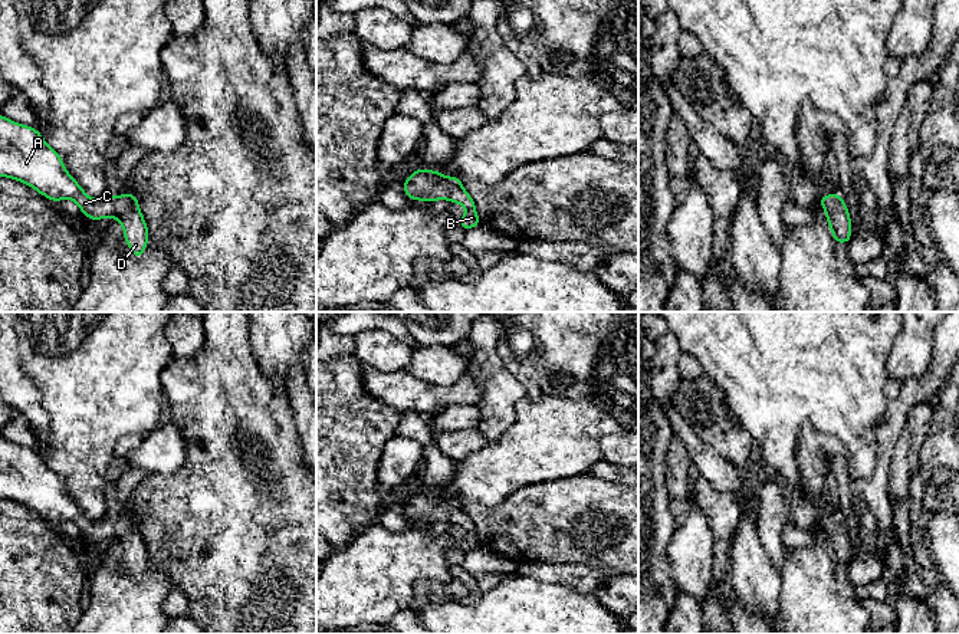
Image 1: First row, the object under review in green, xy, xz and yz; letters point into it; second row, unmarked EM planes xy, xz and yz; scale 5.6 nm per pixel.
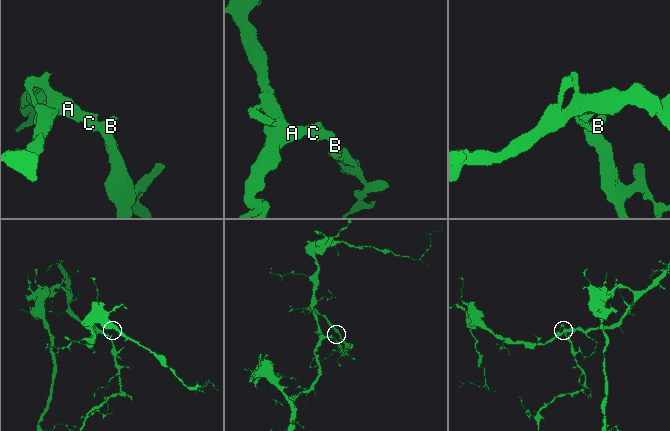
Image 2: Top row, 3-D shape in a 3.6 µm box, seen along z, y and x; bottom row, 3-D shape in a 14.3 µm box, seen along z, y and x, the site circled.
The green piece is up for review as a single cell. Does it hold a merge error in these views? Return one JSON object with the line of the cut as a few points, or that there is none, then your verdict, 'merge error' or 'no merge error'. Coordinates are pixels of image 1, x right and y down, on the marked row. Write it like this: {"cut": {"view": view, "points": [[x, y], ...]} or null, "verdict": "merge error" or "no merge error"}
{"cut": null, "verdict": "no merge error"}

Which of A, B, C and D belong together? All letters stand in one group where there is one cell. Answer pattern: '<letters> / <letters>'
A B C D

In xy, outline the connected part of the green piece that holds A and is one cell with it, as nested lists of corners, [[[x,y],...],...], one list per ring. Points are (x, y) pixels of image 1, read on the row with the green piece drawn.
[[[1,114],[0,177],[20,181],[53,203],[73,200],[93,223],[112,217],[122,226],[132,256],[139,259],[144,254],[150,230],[135,194],[91,198],[35,127],[17,124]]]

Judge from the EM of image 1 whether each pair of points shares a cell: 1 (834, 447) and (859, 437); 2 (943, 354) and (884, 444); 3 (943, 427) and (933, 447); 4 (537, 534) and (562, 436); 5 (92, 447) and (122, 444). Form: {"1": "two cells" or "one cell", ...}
{"1": "two cells", "2": "one cell", "3": "one cell", "4": "two cells", "5": "two cells"}

